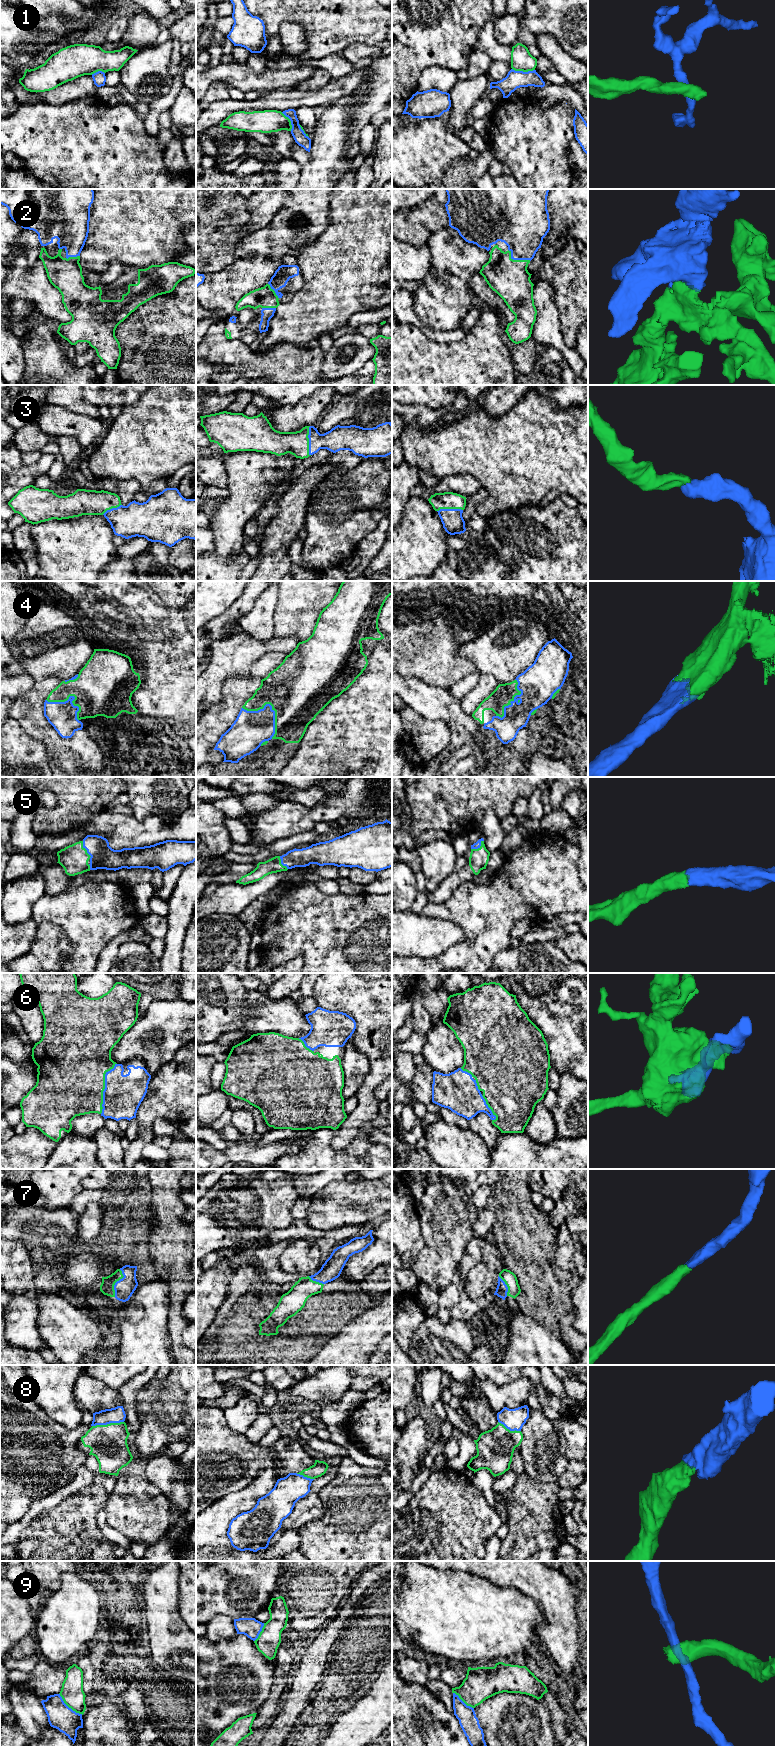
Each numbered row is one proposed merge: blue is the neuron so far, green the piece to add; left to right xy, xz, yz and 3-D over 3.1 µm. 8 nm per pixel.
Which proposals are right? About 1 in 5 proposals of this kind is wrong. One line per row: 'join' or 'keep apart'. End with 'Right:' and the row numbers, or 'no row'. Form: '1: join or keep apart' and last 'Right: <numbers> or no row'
1: keep apart
2: join
3: join
4: join
5: join
6: join
7: join
8: join
9: keep apart
Right: 2, 3, 4, 5, 6, 7, 8

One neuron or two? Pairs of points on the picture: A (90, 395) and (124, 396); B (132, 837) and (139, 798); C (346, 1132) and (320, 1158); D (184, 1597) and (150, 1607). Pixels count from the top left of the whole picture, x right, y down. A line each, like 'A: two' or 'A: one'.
A: one
B: two
C: two
D: two

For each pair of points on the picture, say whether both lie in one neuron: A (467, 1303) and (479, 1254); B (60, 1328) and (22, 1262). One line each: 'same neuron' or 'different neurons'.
A: same neuron
B: same neuron

